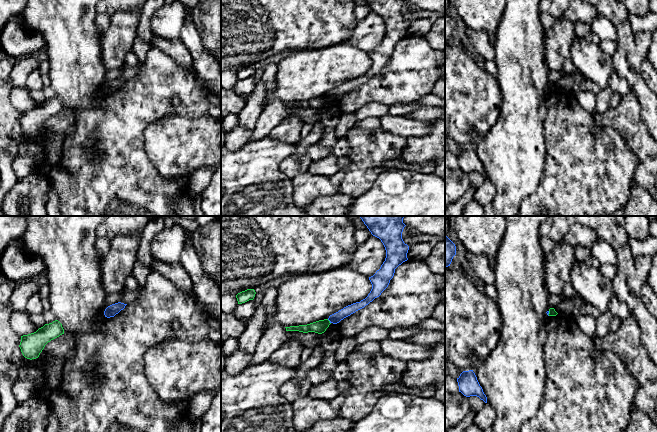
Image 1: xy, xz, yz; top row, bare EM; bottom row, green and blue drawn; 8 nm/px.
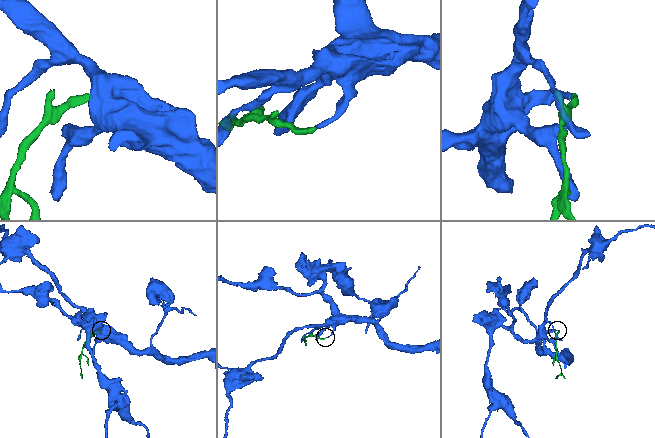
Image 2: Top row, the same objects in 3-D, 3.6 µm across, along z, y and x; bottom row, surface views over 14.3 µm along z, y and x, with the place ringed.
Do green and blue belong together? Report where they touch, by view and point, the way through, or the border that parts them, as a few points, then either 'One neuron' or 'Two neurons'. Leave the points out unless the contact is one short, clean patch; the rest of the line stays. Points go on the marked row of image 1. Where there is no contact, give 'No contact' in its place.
Touches green at xz (329, 321). Boundary: xz (327, 319), (330, 323). Two neurons

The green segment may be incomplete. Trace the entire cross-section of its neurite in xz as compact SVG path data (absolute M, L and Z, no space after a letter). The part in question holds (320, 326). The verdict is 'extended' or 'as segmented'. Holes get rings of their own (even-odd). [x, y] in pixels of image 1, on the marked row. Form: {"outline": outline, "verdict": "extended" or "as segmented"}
{"outline": "M324 319L324 320L319 320L307 325L290 326L285 328L286 328L286 331L299 331L303 333L315 332L318 334L322 334L326 331L326 329L329 327L330 324L331 323L328 319Z", "verdict": "as segmented"}

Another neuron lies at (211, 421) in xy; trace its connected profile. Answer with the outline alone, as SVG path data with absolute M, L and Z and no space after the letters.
M221 386L215 393L210 408L201 418L201 432L221 432Z

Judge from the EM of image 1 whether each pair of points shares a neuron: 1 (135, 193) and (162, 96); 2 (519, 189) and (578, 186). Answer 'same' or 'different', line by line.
1: same
2: different

